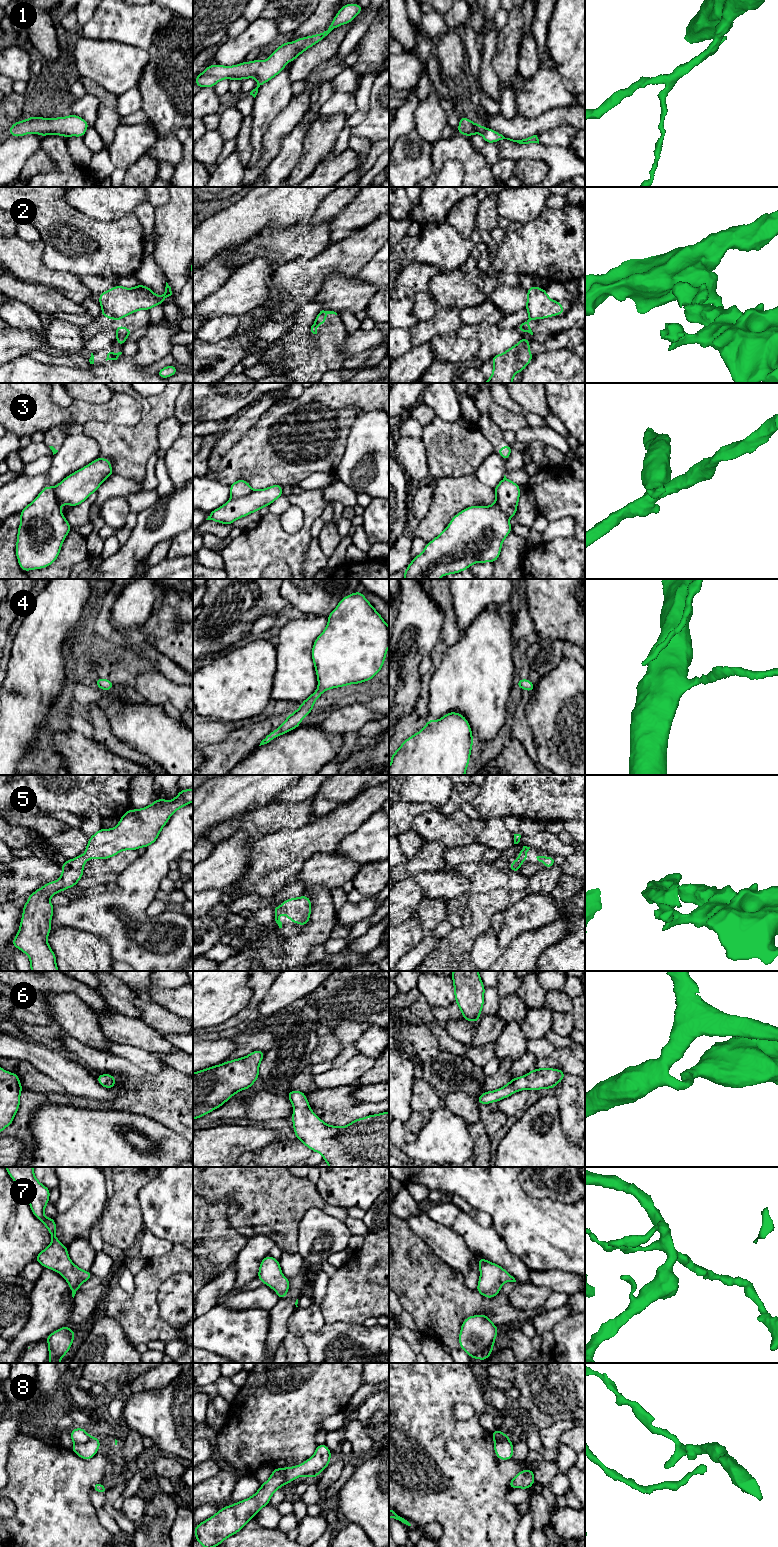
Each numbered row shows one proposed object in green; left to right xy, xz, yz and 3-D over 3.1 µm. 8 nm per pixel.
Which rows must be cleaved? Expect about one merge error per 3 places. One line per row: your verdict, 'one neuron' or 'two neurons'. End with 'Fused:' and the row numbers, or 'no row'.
1: one neuron
2: two neurons
3: two neurons
4: one neuron
5: one neuron
6: one neuron
7: one neuron
8: two neurons
Fused: 2, 3, 8

